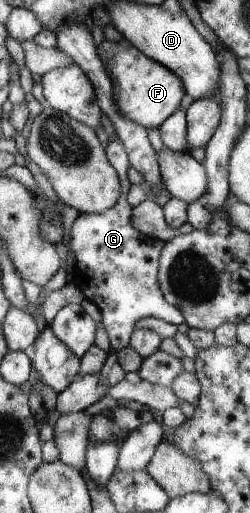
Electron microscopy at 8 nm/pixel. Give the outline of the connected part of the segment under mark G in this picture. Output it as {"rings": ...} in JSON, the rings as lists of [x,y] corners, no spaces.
{"rings":[[[116,134],[109,136],[105,150],[120,176],[121,197],[116,205],[102,214],[78,212],[70,230],[68,246],[76,259],[71,282],[80,287],[85,299],[94,302],[100,309],[104,330],[108,332],[110,340],[110,350],[117,353],[129,345],[136,322],[142,318],[157,318],[174,326],[184,324],[185,320],[178,308],[166,302],[160,290],[158,271],[165,242],[149,237],[132,226],[130,204],[127,202],[131,186],[128,179],[128,168],[131,166],[128,151]]]}

